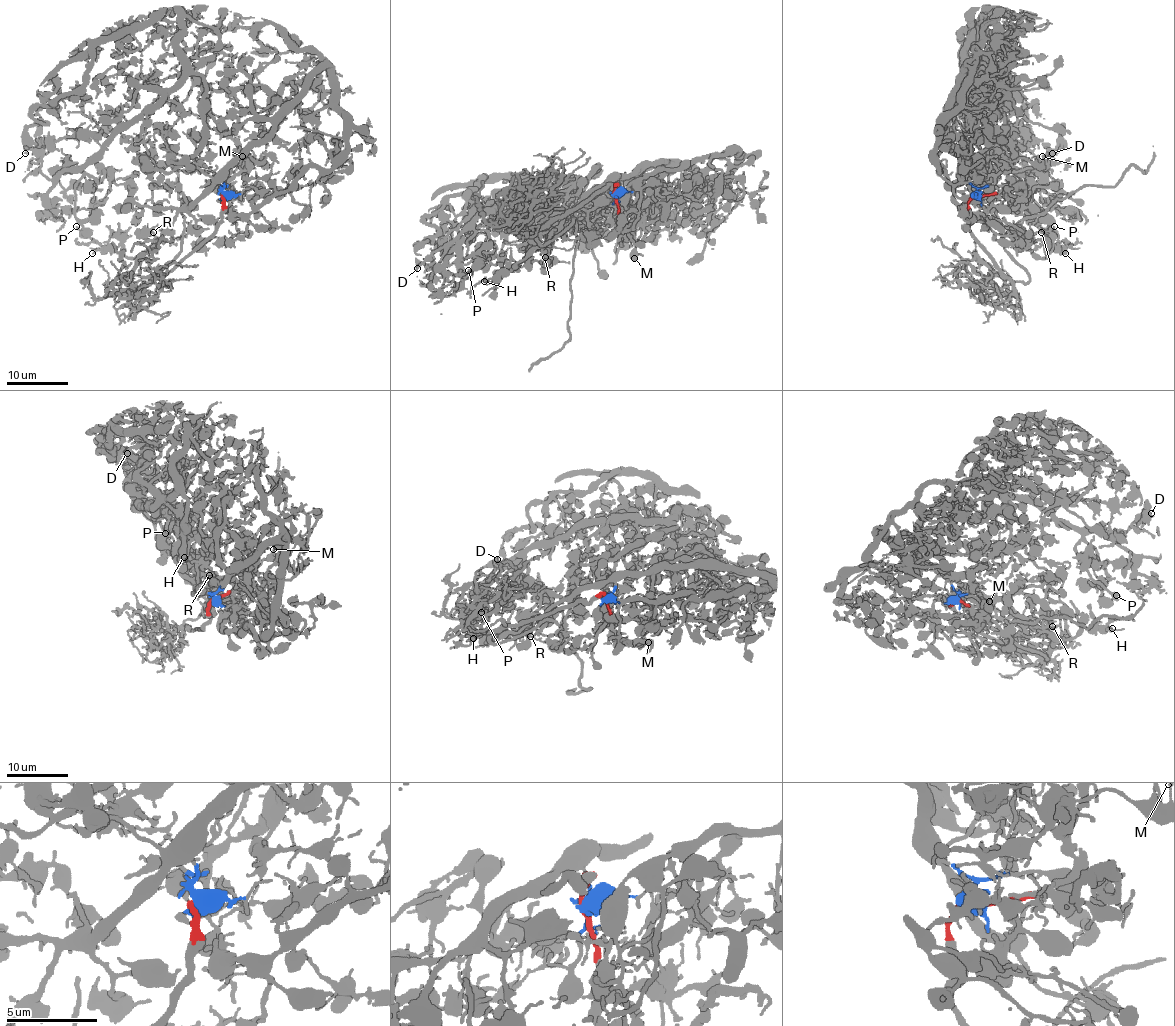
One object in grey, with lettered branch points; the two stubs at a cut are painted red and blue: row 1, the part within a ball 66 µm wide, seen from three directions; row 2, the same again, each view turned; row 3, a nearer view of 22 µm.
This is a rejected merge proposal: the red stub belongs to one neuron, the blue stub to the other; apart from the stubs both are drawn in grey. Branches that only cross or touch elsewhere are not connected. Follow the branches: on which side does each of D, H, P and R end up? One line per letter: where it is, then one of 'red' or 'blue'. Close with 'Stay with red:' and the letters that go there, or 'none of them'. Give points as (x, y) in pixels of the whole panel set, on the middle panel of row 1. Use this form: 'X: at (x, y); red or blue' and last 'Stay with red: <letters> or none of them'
D: at (417, 268); blue
H: at (484, 281); blue
P: at (468, 270); blue
R: at (545, 257); blue
Stay with red: none of them

